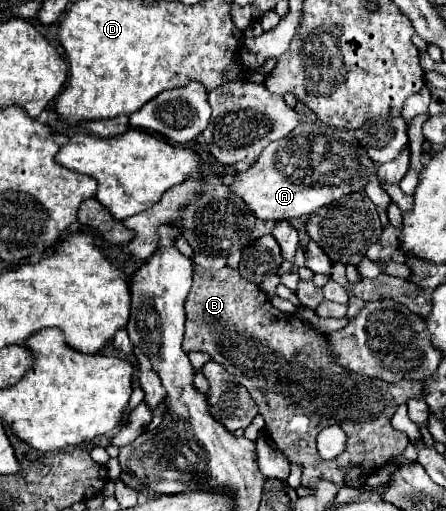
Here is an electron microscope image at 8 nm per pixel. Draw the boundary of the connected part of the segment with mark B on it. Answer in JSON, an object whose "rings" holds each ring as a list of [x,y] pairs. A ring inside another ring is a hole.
{"rings":[[[195,266],[193,288],[185,302],[185,310],[185,352],[197,350],[195,346],[199,346],[199,350],[211,354],[215,362],[225,364],[225,368],[251,392],[259,406],[259,414],[265,418],[265,432],[287,460],[301,468],[301,484],[305,488],[315,486],[321,480],[331,480],[337,488],[343,488],[347,486],[345,476],[353,466],[361,468],[361,476],[369,476],[389,460],[401,456],[409,446],[407,434],[391,426],[391,416],[397,406],[405,404],[409,398],[423,400],[425,384],[421,380],[387,384],[385,380],[363,378],[361,374],[343,368],[335,362],[325,334],[319,334],[295,314],[277,310],[257,284],[245,280],[229,266],[221,270],[203,270]],[[213,334],[221,334],[221,340],[213,340]],[[239,338],[241,344],[245,344],[245,350],[231,352],[229,356],[223,348]],[[241,352],[243,358],[233,356]],[[297,414],[305,414],[311,420],[297,422],[293,420]],[[333,424],[341,426],[349,436],[349,458],[327,462],[319,456],[315,440],[323,428]]]}

